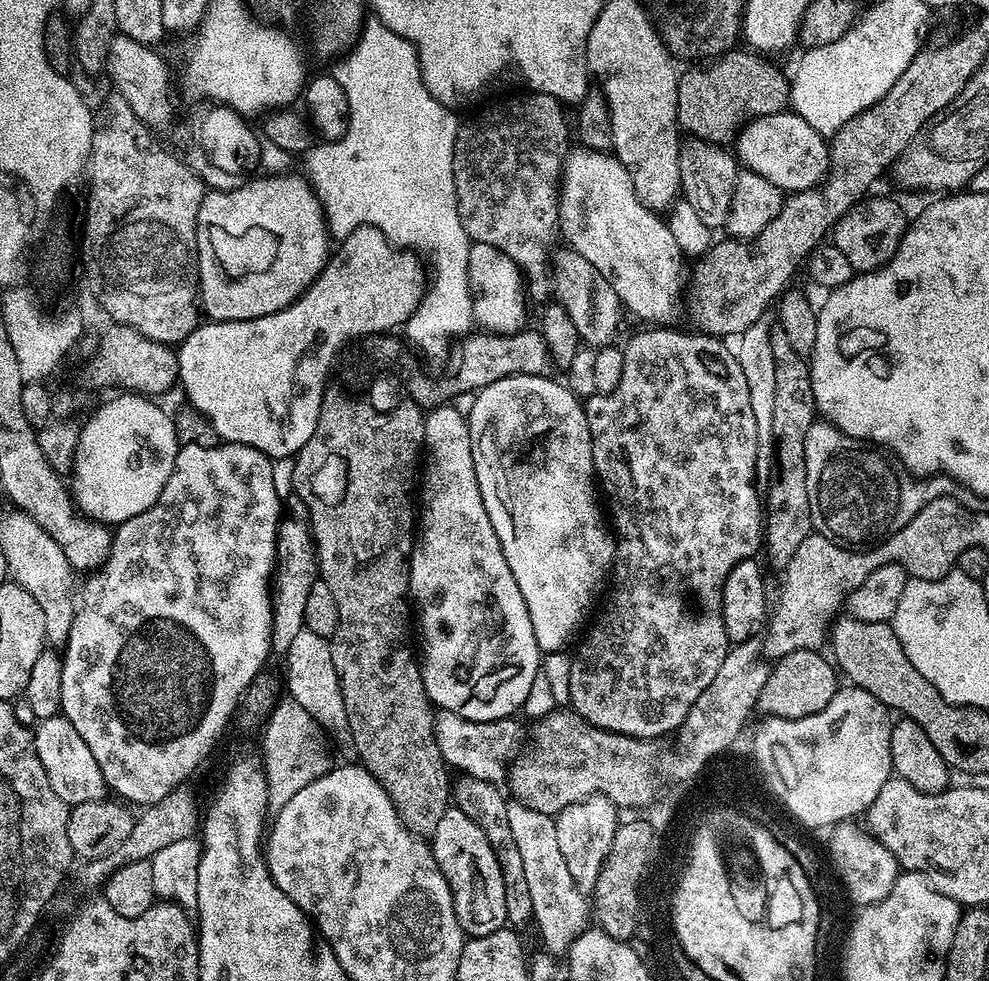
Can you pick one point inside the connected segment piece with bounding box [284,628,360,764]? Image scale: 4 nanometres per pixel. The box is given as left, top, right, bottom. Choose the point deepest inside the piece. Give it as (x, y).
(311, 679)

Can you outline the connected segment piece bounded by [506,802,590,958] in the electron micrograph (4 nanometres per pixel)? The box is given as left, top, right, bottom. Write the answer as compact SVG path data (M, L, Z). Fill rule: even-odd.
M512 802L506 810L506 819L510 822L514 842L524 863L532 903L532 920L540 931L540 944L555 957L563 957L572 945L573 938L589 927L589 897L581 892L574 878L570 878L570 869L566 867L562 849L558 847L558 830L553 817L538 814L538 810L530 810L530 806Z

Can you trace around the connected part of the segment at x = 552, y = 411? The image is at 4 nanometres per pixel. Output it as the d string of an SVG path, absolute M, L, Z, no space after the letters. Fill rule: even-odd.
M507 376L490 382L490 386L479 389L475 393L476 401L472 409L467 409L470 442L474 450L474 474L478 474L478 490L482 490L482 502L486 506L486 514L490 514L490 526L494 526L494 534L498 534L498 542L502 546L502 554L506 554L506 562L510 566L510 574L514 574L514 582L518 582L518 590L522 590L522 598L526 598L526 606L530 610L530 626L534 626L534 638L538 642L541 653L559 652L567 649L568 639L580 628L584 620L584 611L596 600L596 592L603 593L605 581L609 579L612 561L616 558L616 542L613 533L600 521L600 508L596 505L598 488L594 483L592 466L592 439L590 426L586 422L584 405L581 397L568 389L567 383L556 381L552 376Z

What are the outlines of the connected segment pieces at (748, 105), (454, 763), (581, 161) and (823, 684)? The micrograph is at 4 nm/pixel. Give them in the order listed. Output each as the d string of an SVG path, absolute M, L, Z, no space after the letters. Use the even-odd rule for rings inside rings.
M732 50L719 58L713 59L711 62L705 63L705 68L692 68L688 73L679 77L680 85L678 86L678 102L676 103L676 123L681 133L687 134L689 137L695 138L697 141L704 141L708 144L715 144L721 146L728 146L735 141L738 133L743 129L744 125L750 120L755 120L757 116L769 116L770 114L778 114L785 111L790 104L790 80L786 75L783 76L778 69L772 64L767 64L767 59L759 58L751 51L743 50L744 52L738 52L739 50Z
M437 711L434 716L436 741L438 750L442 750L442 758L449 769L465 776L482 778L486 782L499 785L500 779L507 777L510 765L521 755L520 743L525 743L526 728L519 724L519 719L491 720L490 722L474 722L462 718L453 712Z
M576 146L564 157L564 174L560 177L560 234L565 241L568 239L568 242L566 242L567 247L578 254L582 254L598 270L598 273L602 274L603 278L610 282L615 293L618 294L623 307L629 313L632 311L638 319L645 320L643 323L648 326L672 326L676 324L676 315L682 312L682 297L686 292L686 280L684 284L683 276L686 257L681 252L678 242L674 242L674 234L670 234L667 223L661 217L659 220L656 216L659 215L653 209L644 205L644 202L638 198L638 194L634 190L632 175L629 174L628 168L622 166L622 162L616 159L615 155L608 152L595 152L583 146Z
M794 650L771 665L766 686L760 691L759 711L765 717L777 716L784 719L806 718L822 711L838 689L837 669L827 655L819 651Z

